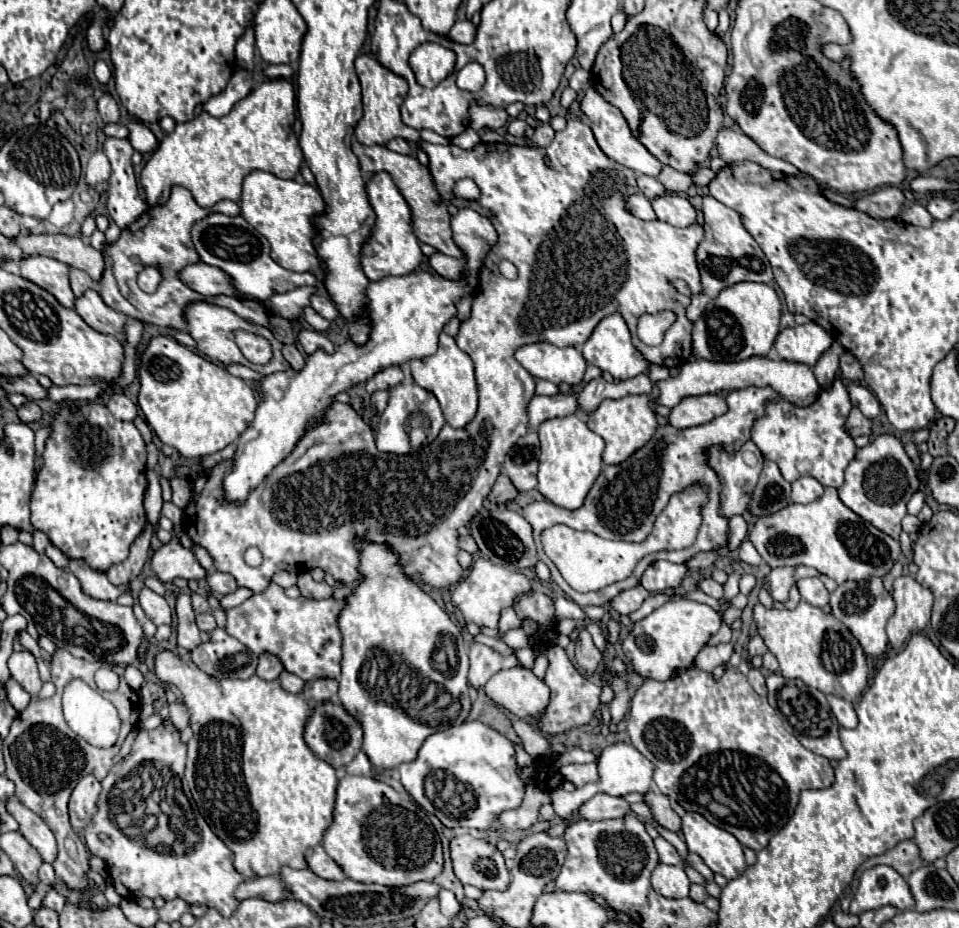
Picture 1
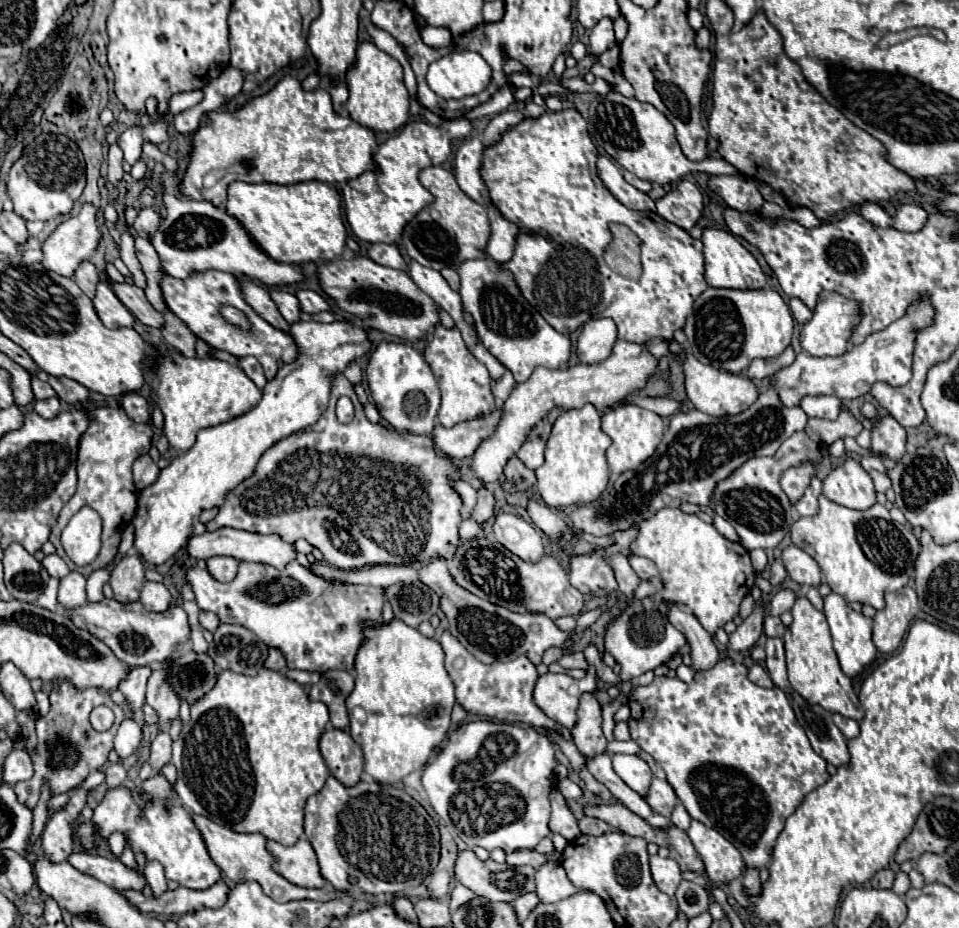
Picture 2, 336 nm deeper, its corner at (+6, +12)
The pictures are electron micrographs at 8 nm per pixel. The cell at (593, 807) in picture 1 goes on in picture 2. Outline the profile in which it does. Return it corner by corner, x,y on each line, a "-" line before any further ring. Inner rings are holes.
653,778
649,796
647,796
645,800
649,802
649,806
651,806
655,812
659,812
659,814
663,814
663,816
667,816
667,818
671,816
675,804
679,802
675,790
669,786
669,782
667,782
665,778

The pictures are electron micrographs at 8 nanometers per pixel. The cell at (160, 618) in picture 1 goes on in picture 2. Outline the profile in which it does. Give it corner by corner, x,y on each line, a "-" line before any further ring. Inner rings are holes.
145,582
141,590
141,604
151,612
163,612
169,608
171,594
169,590
159,582

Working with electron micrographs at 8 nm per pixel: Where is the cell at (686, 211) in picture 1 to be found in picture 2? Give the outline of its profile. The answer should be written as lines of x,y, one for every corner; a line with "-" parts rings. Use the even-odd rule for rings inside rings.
681,180
677,188
657,200
657,212
667,222
683,230
691,230
703,214
703,194
691,180

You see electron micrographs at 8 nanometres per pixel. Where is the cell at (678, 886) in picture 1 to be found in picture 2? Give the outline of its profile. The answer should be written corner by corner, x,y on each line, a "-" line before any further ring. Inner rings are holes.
651,856
649,858
649,866
651,866
651,876
657,884
657,888
669,896
675,894
681,878
681,870
677,866
677,862
673,858
661,858
661,856

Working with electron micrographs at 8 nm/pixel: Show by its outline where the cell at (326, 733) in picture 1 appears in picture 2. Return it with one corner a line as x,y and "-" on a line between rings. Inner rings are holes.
329,728
319,742
327,768
343,786
355,786
363,772
363,752
349,732

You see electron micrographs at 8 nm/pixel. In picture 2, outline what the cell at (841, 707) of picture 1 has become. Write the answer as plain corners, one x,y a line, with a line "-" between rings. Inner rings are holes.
833,714
833,722
837,724
837,728
843,732
843,736
845,736
847,740
859,736
859,724
857,724
855,720
849,720
849,718
841,716
841,714

